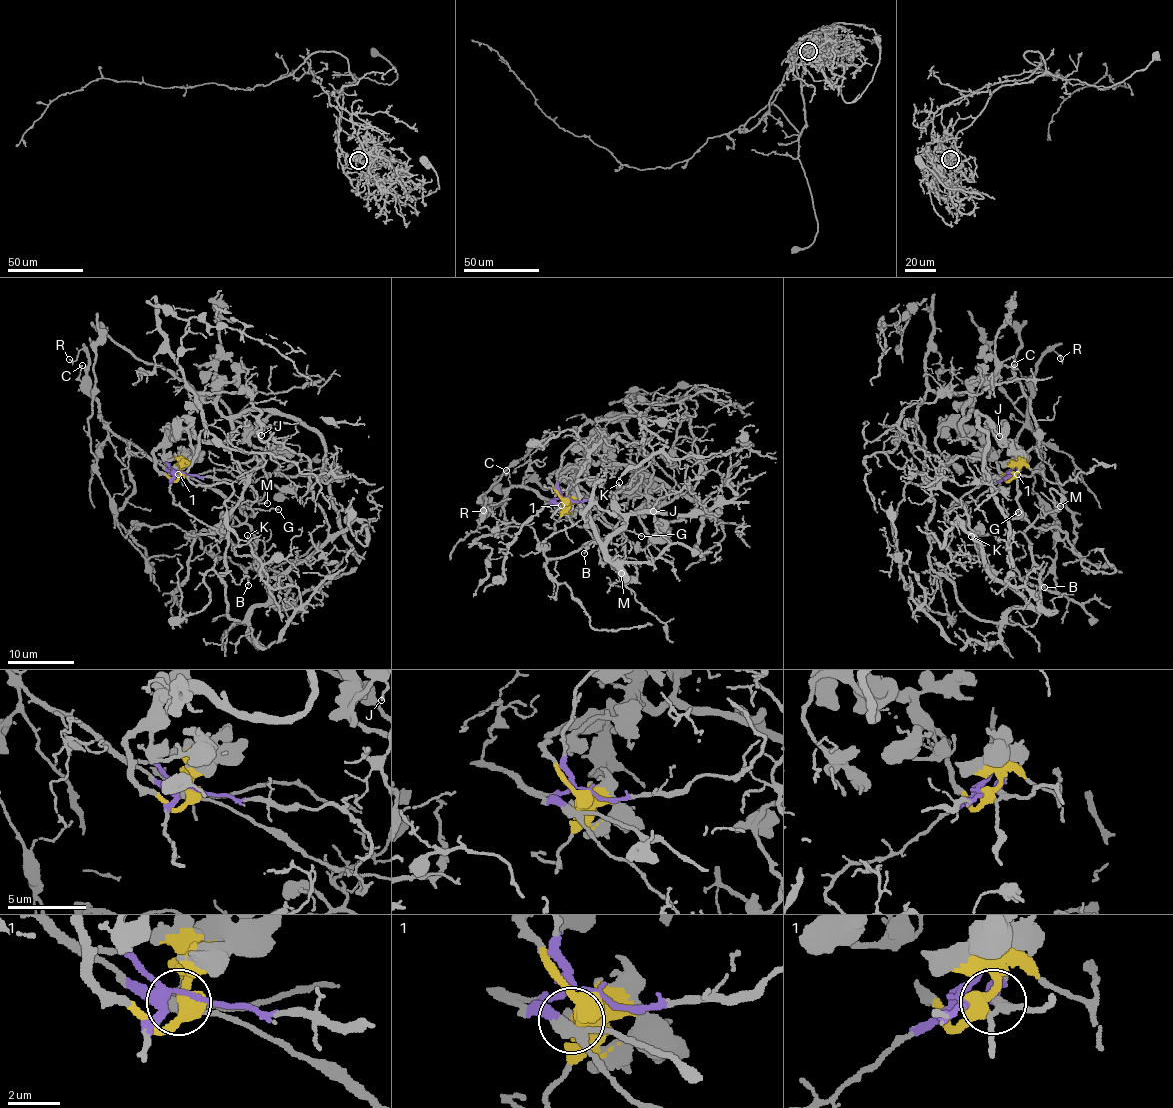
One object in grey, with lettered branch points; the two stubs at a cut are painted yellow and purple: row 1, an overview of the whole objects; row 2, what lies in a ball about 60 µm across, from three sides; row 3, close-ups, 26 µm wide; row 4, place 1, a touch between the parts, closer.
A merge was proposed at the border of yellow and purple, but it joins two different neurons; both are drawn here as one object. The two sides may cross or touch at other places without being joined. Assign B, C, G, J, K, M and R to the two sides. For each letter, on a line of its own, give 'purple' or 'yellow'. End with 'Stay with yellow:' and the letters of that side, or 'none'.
B: yellow
C: purple
G: purple
J: yellow
K: yellow
M: yellow
R: purple
Stay with yellow: B, J, K, M

